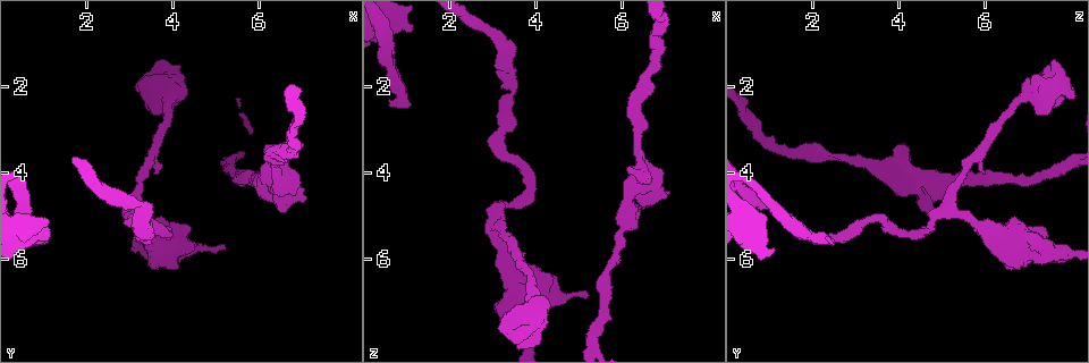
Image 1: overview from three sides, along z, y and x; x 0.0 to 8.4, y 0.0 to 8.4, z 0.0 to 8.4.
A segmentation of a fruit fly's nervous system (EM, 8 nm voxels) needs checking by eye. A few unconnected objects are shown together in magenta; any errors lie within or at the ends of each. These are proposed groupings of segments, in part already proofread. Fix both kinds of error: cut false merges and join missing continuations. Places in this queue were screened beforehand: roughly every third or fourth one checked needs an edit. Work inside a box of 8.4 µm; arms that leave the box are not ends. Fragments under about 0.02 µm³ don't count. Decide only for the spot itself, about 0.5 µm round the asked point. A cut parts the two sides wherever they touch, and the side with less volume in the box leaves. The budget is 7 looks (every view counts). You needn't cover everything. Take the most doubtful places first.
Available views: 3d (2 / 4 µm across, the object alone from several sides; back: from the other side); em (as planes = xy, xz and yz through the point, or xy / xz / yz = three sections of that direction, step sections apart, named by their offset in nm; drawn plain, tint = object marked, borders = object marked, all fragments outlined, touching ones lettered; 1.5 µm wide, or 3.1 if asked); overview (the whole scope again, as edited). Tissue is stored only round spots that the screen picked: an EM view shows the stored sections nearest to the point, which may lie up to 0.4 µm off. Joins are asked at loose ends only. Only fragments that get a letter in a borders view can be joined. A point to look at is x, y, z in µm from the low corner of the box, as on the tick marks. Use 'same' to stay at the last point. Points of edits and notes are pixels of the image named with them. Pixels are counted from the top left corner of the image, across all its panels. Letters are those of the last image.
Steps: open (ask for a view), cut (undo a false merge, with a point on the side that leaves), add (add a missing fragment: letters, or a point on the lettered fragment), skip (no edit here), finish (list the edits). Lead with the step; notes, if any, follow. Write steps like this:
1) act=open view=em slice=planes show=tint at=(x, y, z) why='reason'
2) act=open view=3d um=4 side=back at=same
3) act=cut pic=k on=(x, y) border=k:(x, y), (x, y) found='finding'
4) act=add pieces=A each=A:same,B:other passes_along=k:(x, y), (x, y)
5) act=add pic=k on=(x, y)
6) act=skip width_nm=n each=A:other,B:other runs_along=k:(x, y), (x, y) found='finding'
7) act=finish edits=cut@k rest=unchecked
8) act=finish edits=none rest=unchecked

act=open view=3d um=4 at=(0.70, 5.65, 2.50) why='free end'

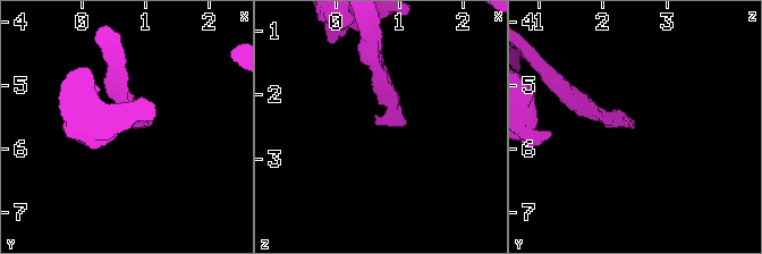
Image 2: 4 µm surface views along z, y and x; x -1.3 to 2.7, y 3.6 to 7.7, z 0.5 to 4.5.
act=open view=em slice=planes show=borders at=(0.70, 5.65, 2.50) why='need the tissue'

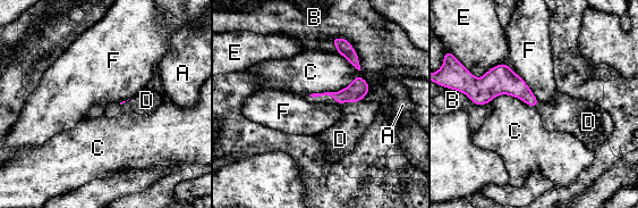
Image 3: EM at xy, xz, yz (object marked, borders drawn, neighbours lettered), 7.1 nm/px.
act=add pieces=D longest_contact=C:440nm each=A:other,B:other,C:other,D:same,E:other,F:other found='the neuron continues'

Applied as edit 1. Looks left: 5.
act=open view=em slice=xz step=8 show=tint at=(3.15, 5.80, 7.20) why='thick end'

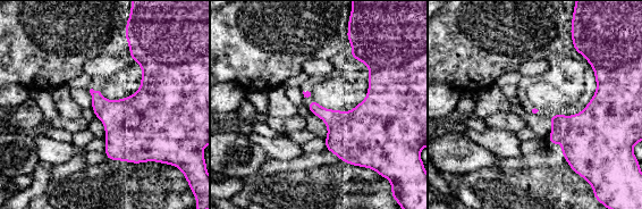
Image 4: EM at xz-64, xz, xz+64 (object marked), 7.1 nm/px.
act=open view=em slice=planes show=borders at=same

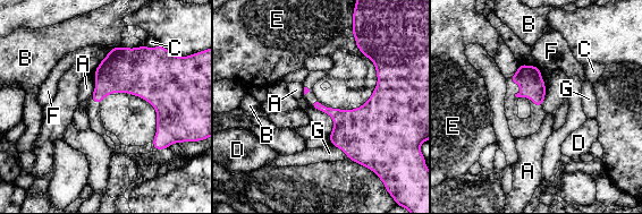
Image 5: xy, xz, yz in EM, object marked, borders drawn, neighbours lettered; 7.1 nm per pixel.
act=skip each=A:other,B:other,C:other,D:other,E:other,F:other,G:other found='no lettered fragment goes on from it'

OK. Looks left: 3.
act=open view=em slice=planes show=borders at=(3.00, 5.10, 3.35) why='abrupt turn'

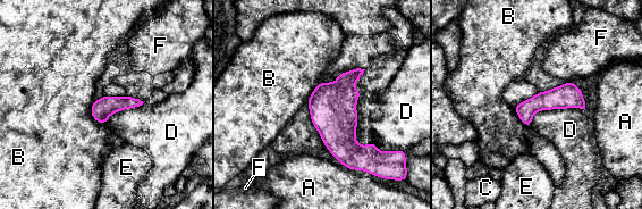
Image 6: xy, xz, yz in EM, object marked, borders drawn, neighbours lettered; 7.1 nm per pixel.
act=skip width_nm=150 each=A:other,B:other,C:other,D:other,E:other,F:other runs_along=6:(582, 103), (542, 100), (517, 108) found='all the same neuron'

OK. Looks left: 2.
act=finish edits=add@3 rest=unchecked

